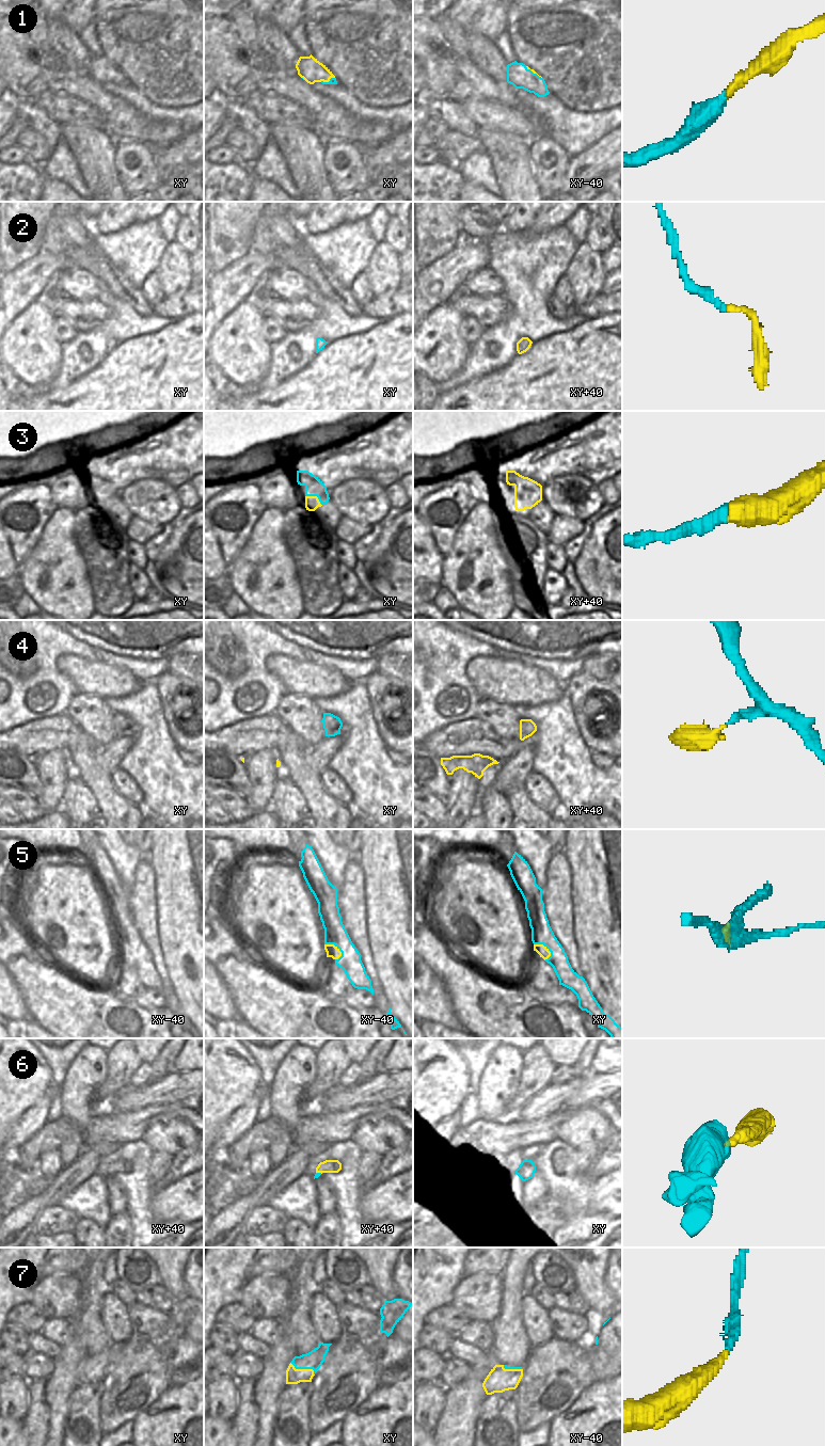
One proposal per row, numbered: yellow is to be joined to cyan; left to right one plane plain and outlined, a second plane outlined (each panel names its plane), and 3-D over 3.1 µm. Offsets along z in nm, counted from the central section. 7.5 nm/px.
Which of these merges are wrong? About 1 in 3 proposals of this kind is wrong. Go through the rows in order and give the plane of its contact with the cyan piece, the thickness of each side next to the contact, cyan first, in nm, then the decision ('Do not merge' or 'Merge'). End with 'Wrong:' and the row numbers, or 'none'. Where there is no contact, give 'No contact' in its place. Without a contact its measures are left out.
1: Touches cyan in xy-40. Thickness 170 nm (cyan) against 20 nm. Merge
2: No contact. Merge
3: Touches cyan in xy. Thickness 140 nm (cyan) against 110 nm. Merge
4: No contact. Merge
5: Touches cyan in xy-40. Thickness 160 nm (cyan) against 90 nm. Do not merge
6: Touches cyan in xy+40. Thickness 40 nm (cyan) against 100 nm. Merge
7: Touches cyan in xy. Thickness 140 nm (cyan) against 120 nm. Merge
Wrong: 5

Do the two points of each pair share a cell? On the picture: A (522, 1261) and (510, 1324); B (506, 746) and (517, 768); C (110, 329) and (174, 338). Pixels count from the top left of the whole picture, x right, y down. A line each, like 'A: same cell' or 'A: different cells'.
A: same cell
B: different cells
C: different cells

